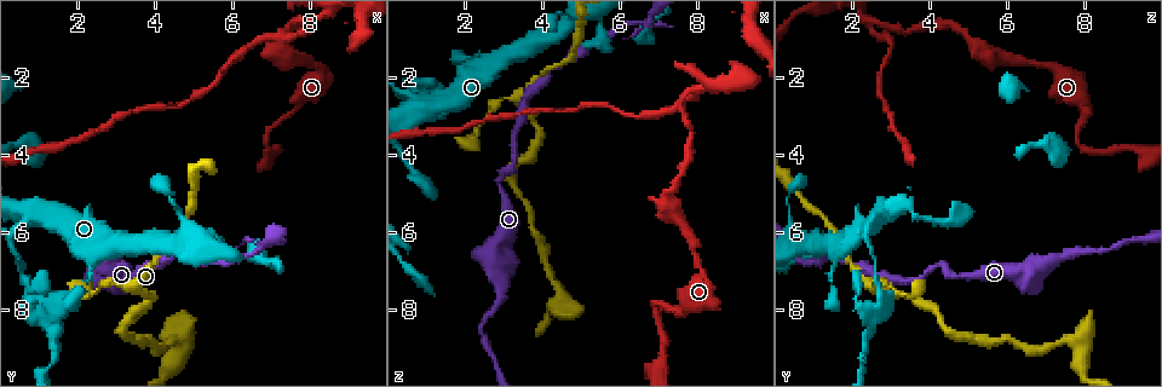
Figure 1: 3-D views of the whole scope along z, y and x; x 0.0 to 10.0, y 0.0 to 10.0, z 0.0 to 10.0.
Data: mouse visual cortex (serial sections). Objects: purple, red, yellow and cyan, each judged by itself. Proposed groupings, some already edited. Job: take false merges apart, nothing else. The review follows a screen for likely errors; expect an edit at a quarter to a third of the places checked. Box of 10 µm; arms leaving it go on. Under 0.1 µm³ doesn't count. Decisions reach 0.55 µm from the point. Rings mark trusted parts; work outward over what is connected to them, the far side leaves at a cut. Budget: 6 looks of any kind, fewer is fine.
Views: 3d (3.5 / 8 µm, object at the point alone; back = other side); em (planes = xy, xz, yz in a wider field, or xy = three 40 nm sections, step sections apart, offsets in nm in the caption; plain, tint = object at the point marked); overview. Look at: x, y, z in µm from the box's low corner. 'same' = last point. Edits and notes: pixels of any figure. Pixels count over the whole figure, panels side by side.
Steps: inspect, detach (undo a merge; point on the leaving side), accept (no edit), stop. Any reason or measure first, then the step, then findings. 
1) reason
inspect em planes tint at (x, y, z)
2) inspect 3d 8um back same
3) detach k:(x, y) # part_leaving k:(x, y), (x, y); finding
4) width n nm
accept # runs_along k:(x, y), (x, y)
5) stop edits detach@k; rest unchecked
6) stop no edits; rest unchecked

sharp bend
inspect 3d 3.5um at (3.20, 8.55, 4.50)

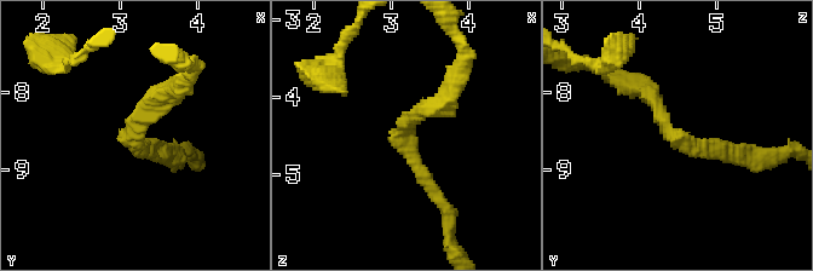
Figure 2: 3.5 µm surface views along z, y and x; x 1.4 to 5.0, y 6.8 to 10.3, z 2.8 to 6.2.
arm_widths 200, 250 nm
inspect em xy step 3 plain at (3.15, 8.60, 4.55)

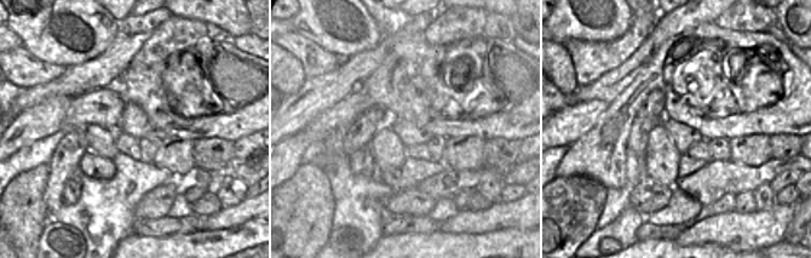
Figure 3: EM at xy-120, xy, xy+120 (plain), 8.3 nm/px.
inspect em xy step 3 tint same

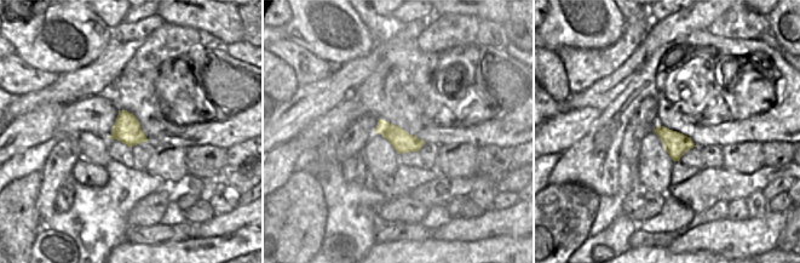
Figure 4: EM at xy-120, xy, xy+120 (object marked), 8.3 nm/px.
accept # runs_along 2:(640, 88), (678, 140), (742, 151); continuous, no second cell

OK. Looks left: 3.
narrows sharply
inspect 3d 8um at (4.55, 8.90, 7.85)

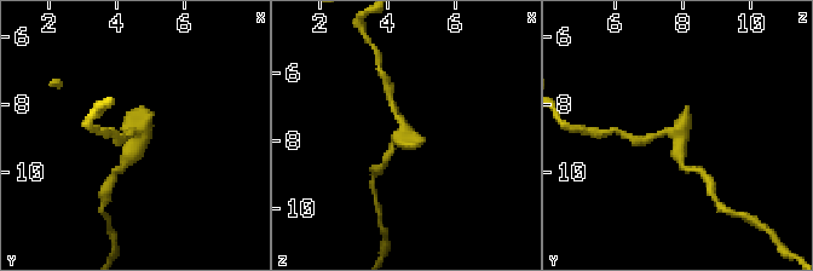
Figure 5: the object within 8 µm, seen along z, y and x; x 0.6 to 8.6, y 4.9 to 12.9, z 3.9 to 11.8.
zoom in
inspect 3d 3.5um same

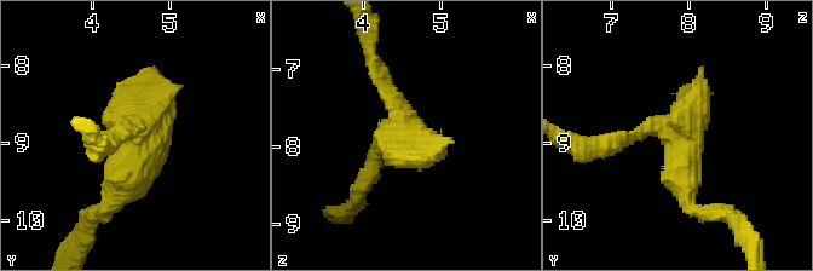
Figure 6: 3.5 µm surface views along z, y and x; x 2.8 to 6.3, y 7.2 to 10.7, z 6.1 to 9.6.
need the tissue
inspect em xy step 1 tint at (4.50, 8.90, 7.85)

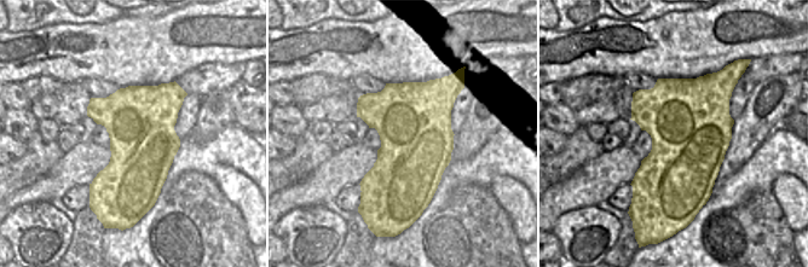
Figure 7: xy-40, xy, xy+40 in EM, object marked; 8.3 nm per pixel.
width 600 nm
accept # runs_along 6:(612, 146), (678, 132), (690, 206); continuous, no second cell

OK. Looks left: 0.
stop no edits; rest unchecked

